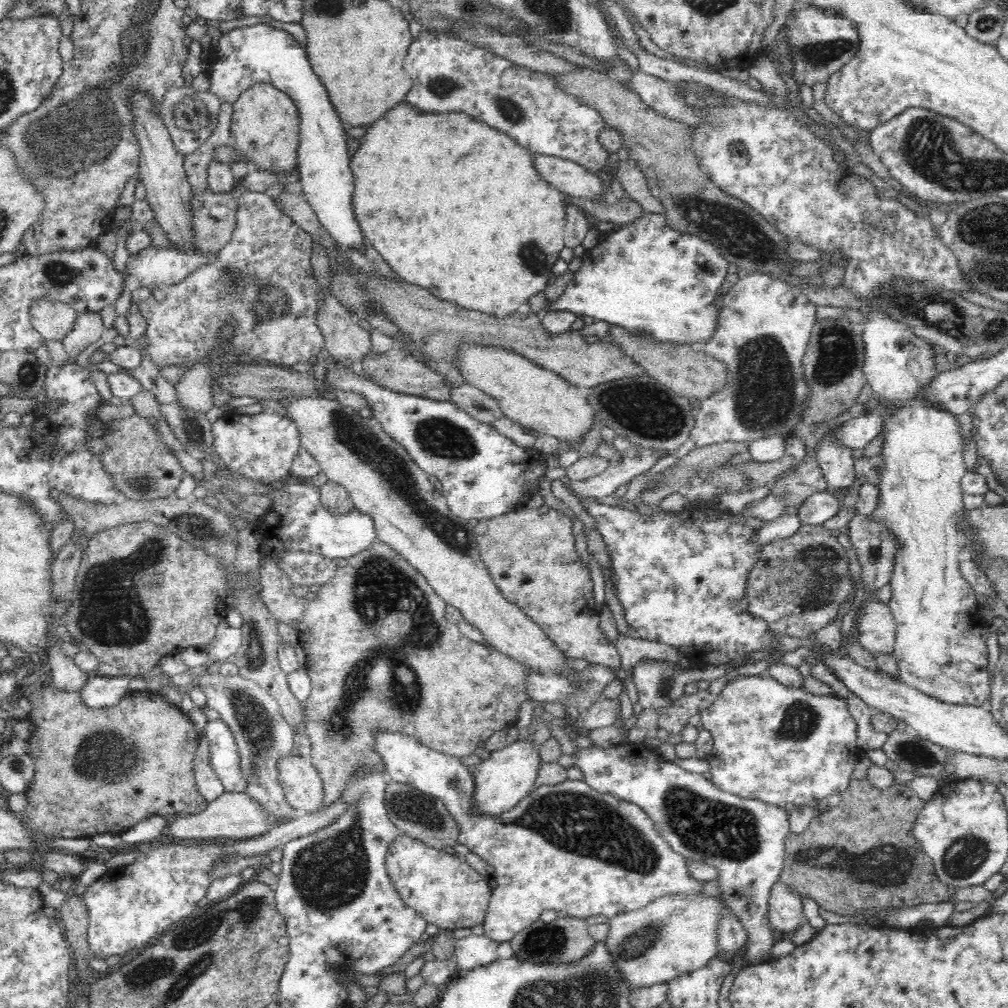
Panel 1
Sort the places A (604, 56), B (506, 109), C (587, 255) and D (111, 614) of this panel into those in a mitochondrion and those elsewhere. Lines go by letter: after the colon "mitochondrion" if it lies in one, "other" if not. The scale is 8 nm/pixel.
A: other
B: mitochondrion
C: other
D: mitochondrion

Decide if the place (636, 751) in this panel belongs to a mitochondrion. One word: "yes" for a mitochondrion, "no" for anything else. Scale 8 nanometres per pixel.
no

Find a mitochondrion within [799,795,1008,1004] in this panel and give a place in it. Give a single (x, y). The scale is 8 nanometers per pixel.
(964, 856)

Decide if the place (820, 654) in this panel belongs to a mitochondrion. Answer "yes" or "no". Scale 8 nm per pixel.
no

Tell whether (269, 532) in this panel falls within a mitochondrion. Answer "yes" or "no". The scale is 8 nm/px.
no

